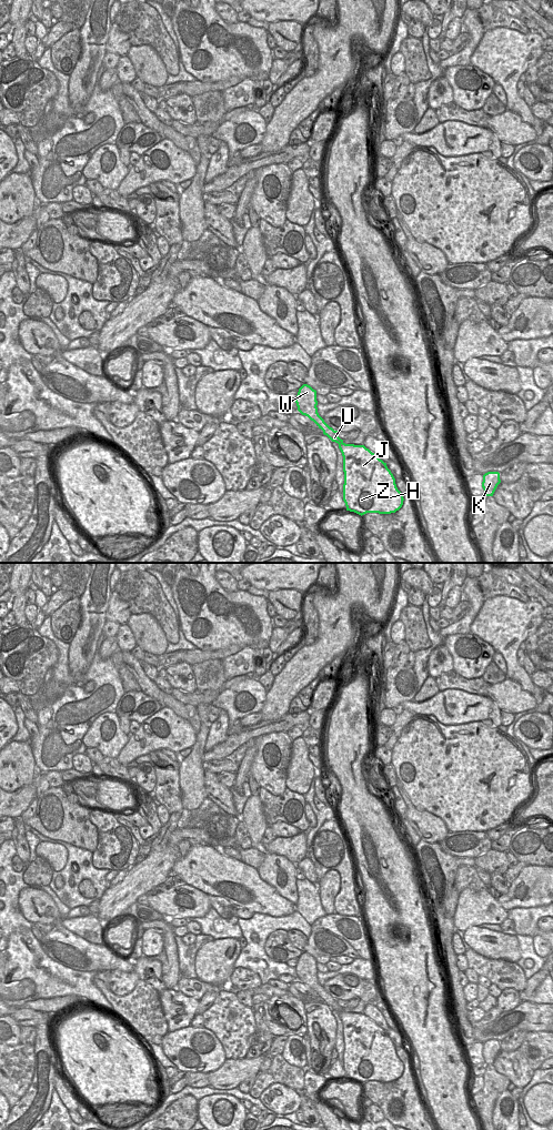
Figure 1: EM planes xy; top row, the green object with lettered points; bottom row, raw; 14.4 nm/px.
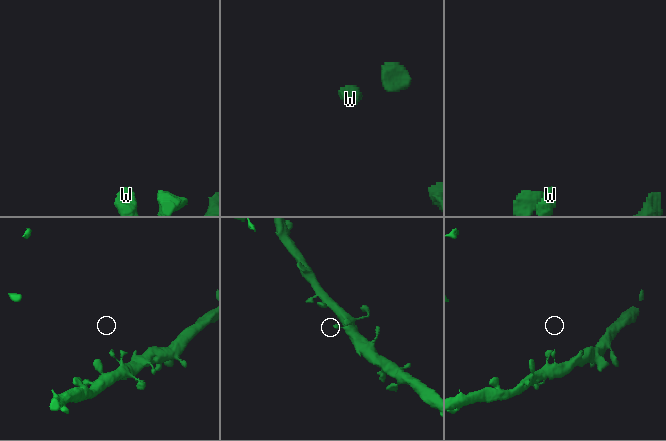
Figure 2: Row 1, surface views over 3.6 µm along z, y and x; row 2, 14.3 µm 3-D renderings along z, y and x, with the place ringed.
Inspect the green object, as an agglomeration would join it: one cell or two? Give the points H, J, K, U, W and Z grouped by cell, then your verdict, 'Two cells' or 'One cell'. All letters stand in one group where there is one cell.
Groups: H J K U W Z. One cell.

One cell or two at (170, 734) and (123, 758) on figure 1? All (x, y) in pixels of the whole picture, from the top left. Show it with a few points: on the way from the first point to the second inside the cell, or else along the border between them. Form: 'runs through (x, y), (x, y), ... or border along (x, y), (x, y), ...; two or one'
runs through (159, 738), (147, 738), (134, 748); one

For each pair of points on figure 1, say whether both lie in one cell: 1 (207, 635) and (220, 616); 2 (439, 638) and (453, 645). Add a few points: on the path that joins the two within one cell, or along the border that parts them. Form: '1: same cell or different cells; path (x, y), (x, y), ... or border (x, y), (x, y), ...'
1: same cell; path (207, 631), (215, 621)
2: different cells; border (468, 633), (450, 634), (442, 644)

